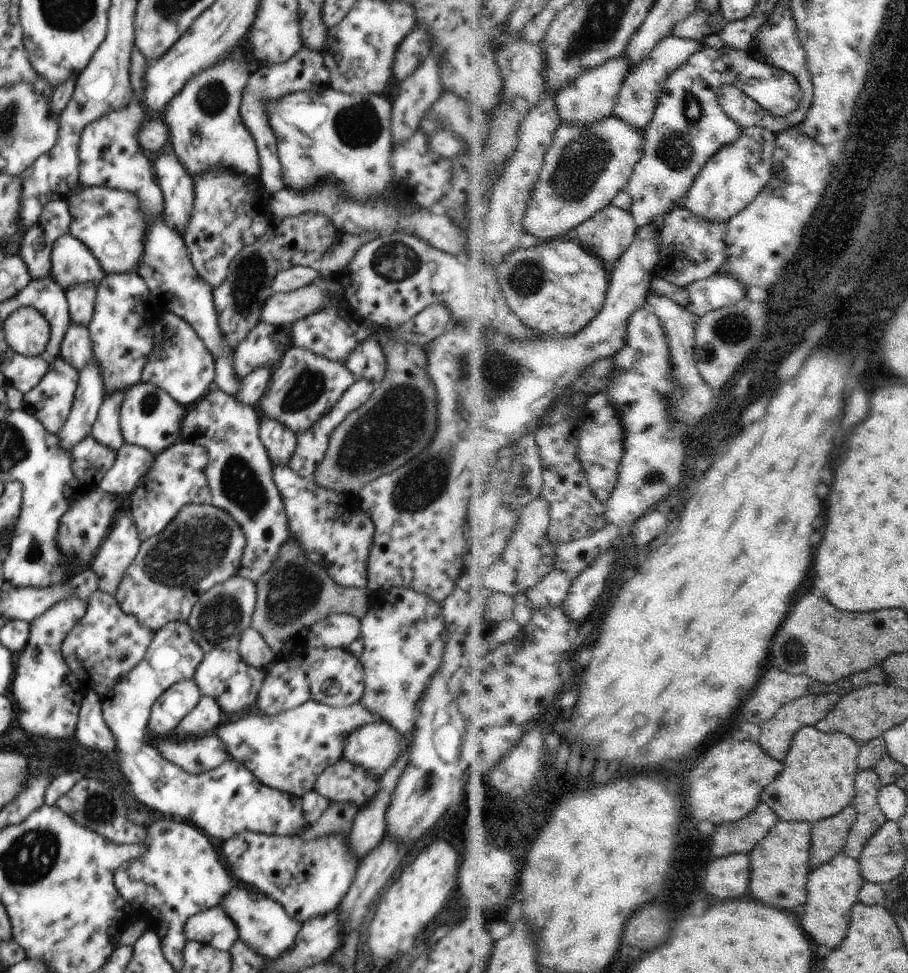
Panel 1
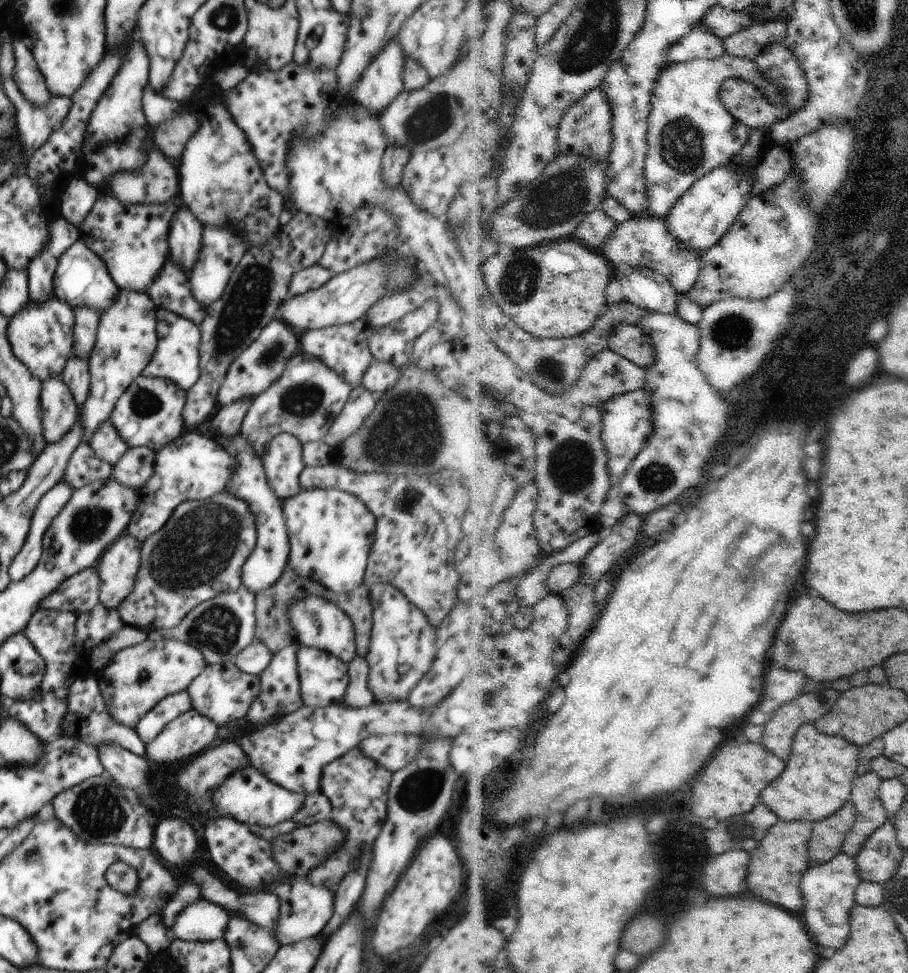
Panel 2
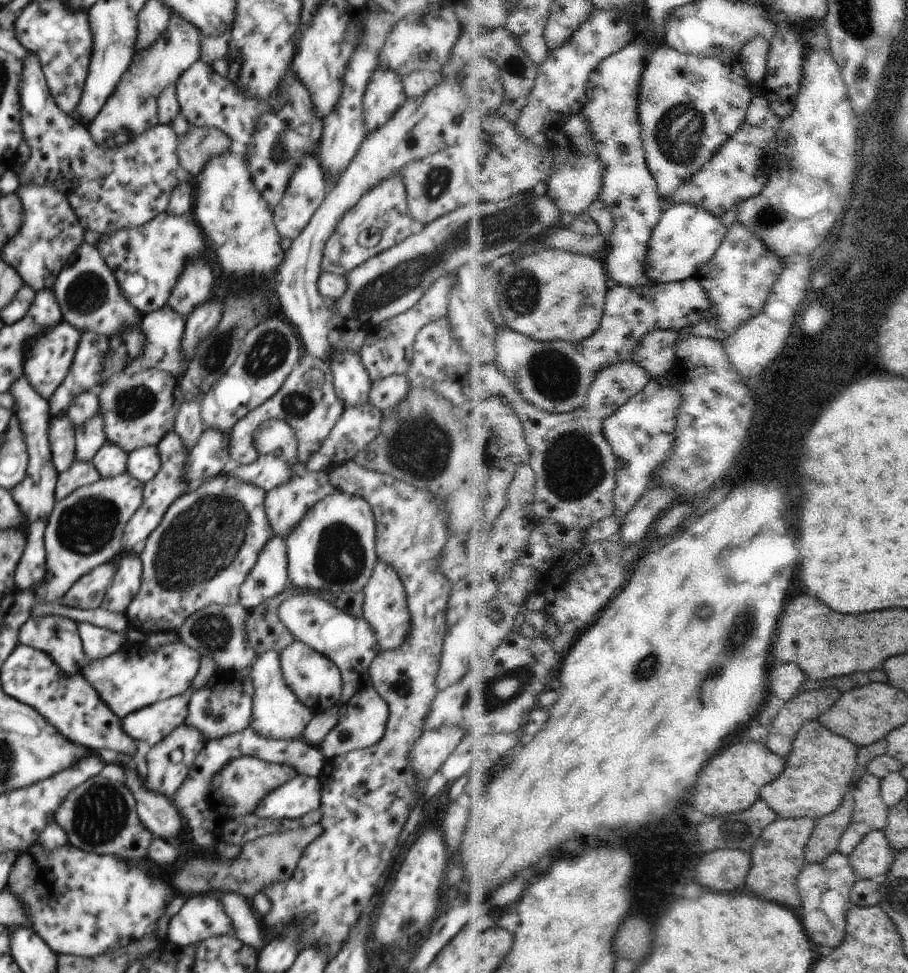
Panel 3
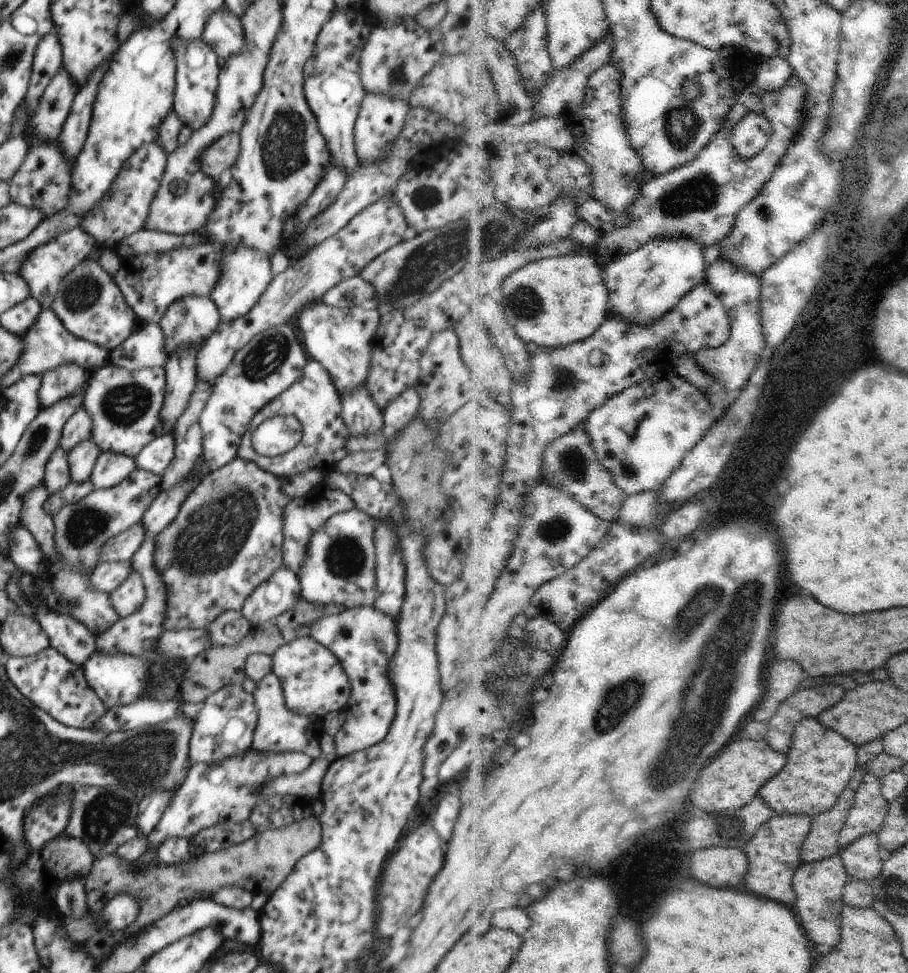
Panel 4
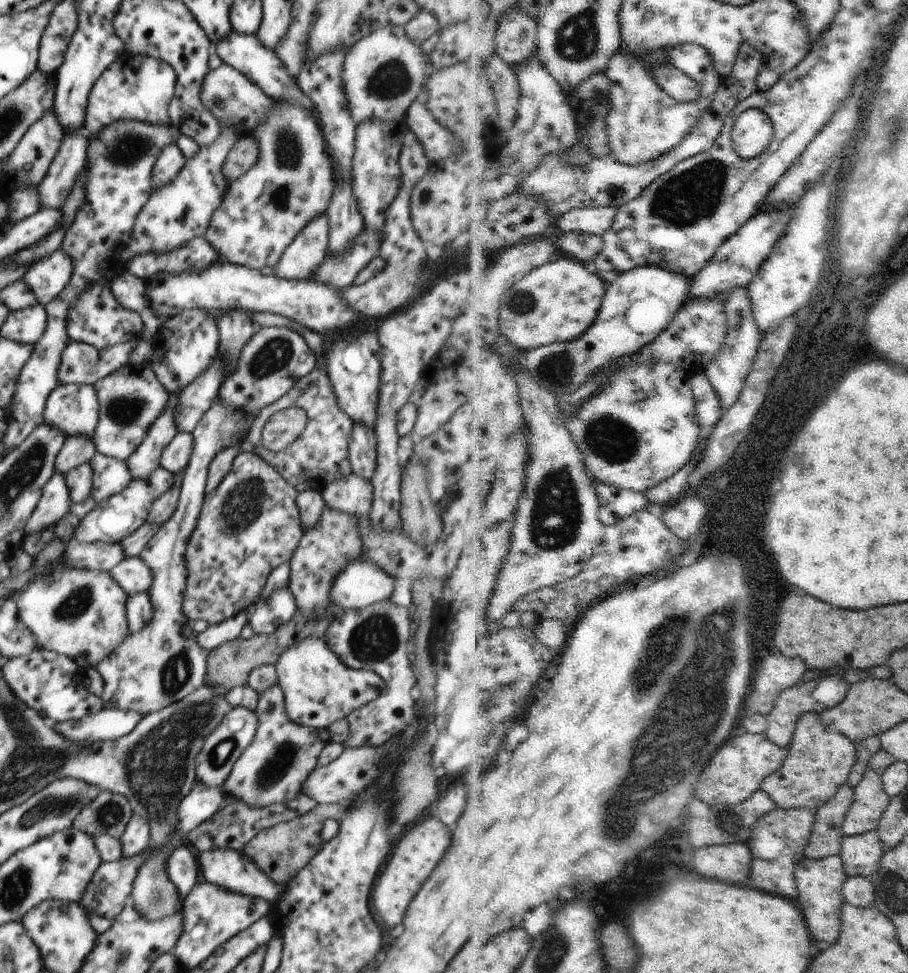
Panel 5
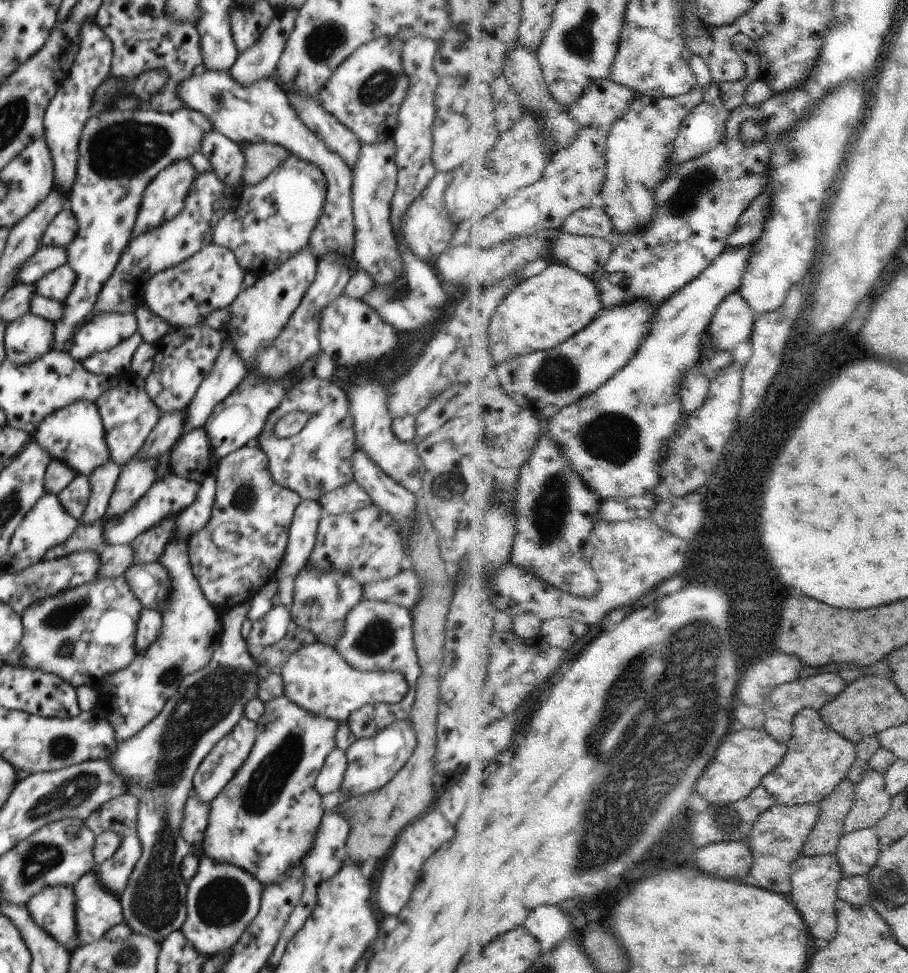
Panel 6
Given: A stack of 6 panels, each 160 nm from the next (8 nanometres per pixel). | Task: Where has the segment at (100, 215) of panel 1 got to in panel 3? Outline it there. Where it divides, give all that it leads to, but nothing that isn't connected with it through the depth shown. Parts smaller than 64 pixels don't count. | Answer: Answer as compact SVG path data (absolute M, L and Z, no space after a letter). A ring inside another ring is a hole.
M164 212L155 216L148 224L143 224L138 228L122 229L115 233L101 235L96 248L102 255L106 266L115 276L126 300L135 306L142 316L145 316L167 304L172 288L176 286L176 280L184 272L186 262L190 262L192 258L204 256L204 238L202 238L200 228L190 218L184 218L184 216L176 218L176 216L170 216Z

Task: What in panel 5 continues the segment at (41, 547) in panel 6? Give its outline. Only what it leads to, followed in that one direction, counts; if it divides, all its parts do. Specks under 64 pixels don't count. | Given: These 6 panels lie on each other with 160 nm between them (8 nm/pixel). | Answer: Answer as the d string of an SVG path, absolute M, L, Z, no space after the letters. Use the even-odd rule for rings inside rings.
M55 472L45 484L40 500L24 527L25 534L41 533L60 523L68 514L71 503L64 475Z

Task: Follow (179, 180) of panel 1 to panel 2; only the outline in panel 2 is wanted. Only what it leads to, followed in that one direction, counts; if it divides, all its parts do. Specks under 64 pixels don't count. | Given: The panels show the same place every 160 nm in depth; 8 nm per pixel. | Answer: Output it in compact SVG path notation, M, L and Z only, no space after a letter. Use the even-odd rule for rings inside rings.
M179 209L169 226L169 254L171 261L188 276L202 250L202 226L192 212Z

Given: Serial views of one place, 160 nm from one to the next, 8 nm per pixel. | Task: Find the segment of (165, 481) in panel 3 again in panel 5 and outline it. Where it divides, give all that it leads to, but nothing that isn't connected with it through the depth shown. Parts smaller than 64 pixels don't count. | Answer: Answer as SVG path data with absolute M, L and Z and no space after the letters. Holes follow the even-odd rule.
M72 539L66 546L62 562L70 569L110 572L126 558L119 543L79 543Z

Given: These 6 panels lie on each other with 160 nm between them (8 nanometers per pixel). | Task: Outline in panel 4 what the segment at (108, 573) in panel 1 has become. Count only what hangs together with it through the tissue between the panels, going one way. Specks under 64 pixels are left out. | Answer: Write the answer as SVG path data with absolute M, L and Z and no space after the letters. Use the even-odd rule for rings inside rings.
M132 570L127 579L110 594L111 603L120 617L126 618L134 614L146 600L145 586L140 575Z

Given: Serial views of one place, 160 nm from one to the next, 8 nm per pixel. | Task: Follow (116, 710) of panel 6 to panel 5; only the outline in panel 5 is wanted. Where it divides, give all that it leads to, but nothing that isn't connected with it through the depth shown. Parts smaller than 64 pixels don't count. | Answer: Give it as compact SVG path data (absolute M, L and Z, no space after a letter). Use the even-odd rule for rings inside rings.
M216 400L191 432L193 453L182 474L176 512L154 533L138 556L153 574L153 583L148 592L153 604L152 620L140 632L129 634L117 650L96 668L104 683L101 696L104 709L122 709L138 715L149 715L182 700L205 683L210 651L198 644L195 634L191 637L182 635L182 628L189 624L183 613L187 583L185 552L202 508L210 463L229 444L232 447L240 446L254 421L252 413L243 413Z

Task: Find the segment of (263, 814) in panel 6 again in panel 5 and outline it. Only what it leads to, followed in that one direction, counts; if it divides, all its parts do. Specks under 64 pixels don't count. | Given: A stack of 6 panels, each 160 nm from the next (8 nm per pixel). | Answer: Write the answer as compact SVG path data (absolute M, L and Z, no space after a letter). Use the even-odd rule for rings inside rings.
M277 684L258 696L255 711L258 726L254 740L234 763L231 773L221 786L222 790L251 809L291 801L302 794L309 774L318 768L318 757L331 741L328 729L298 724L288 716L282 689ZM212 848L200 854L200 870L205 880L218 886L230 888L232 892L254 896L254 898L263 898L268 902L276 902L285 893L286 884L276 884L270 880L263 870L257 864L254 864L246 854L230 850L230 848Z

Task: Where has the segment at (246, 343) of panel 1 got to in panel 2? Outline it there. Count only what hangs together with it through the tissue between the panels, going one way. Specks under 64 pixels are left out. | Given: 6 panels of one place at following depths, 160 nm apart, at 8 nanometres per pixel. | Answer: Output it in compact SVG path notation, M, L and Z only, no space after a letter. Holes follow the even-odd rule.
M275 318L274 322L270 321L262 330L262 334L260 333L260 336L230 365L217 392L218 404L224 407L243 399L254 400L282 376L287 362L300 351L299 349L299 340L290 326L280 318Z

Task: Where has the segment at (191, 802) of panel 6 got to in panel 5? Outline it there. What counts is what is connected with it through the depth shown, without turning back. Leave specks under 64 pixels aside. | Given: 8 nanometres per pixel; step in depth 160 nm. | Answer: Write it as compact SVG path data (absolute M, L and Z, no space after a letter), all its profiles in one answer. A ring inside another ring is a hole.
M302 792L302 794L291 801L262 807L261 809L251 809L247 805L244 806L244 804L242 801L236 801L234 804L230 804L228 808L222 808L220 812L213 814L210 820L206 820L204 824L200 824L200 826L192 829L186 836L186 842L192 844L198 852L210 850L214 844L216 844L216 848L242 850L244 844L248 840L252 840L260 831L270 828L275 824L280 824L280 822L286 822L286 820L294 820L302 816L302 814L310 812L318 803L310 795Z

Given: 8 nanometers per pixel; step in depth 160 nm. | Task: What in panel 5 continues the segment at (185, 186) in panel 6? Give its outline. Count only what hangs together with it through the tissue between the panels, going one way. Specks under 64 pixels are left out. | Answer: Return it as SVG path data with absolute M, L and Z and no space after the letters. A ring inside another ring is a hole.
M174 145L164 147L155 162L151 174L151 190L159 189L162 185L168 184L178 176L178 173L184 168L186 162L182 151Z

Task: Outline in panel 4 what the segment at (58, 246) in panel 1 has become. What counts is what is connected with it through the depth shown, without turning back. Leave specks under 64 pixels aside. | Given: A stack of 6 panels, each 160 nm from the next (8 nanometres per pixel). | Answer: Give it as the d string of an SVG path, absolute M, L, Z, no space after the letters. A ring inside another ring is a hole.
M84 260L62 280L51 309L64 328L76 338L90 341L112 352L145 323L128 306L114 279L97 263Z

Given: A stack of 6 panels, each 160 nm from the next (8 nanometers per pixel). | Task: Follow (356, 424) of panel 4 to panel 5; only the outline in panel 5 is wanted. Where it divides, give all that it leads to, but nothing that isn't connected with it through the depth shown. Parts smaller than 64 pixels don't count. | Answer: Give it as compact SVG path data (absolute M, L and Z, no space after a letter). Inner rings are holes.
M353 425L349 444L351 472L366 480L374 476L377 465L377 440L374 429Z

